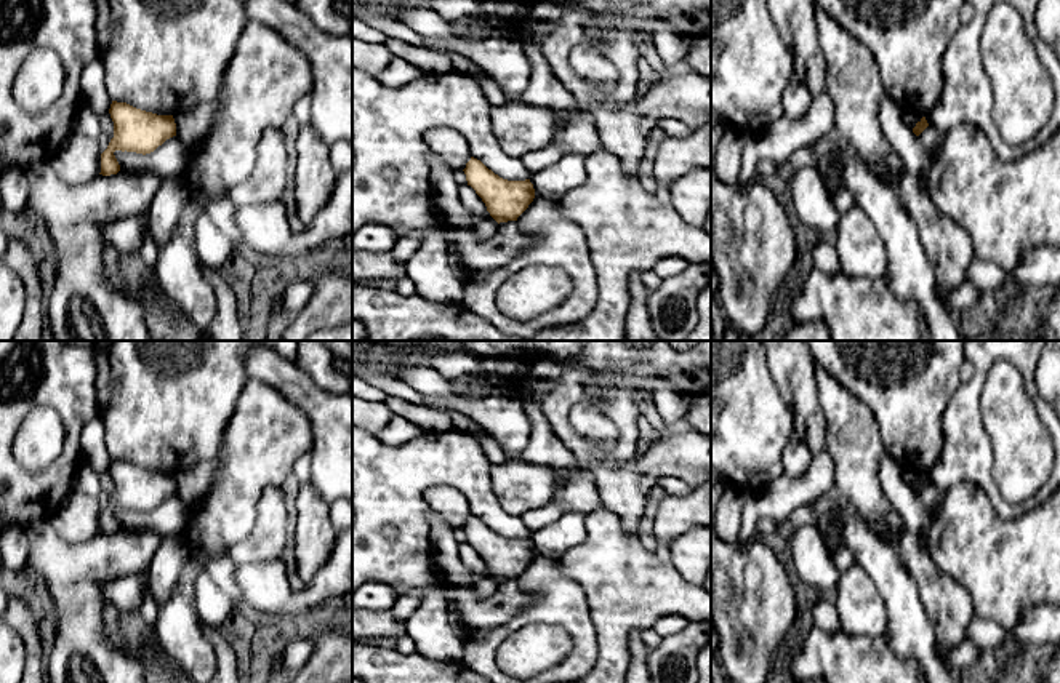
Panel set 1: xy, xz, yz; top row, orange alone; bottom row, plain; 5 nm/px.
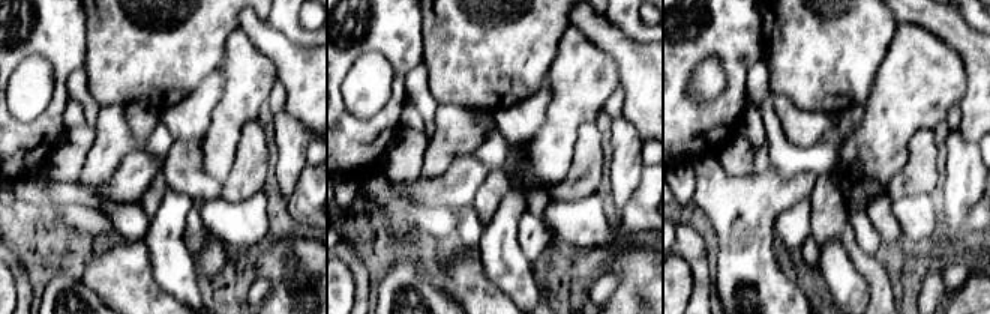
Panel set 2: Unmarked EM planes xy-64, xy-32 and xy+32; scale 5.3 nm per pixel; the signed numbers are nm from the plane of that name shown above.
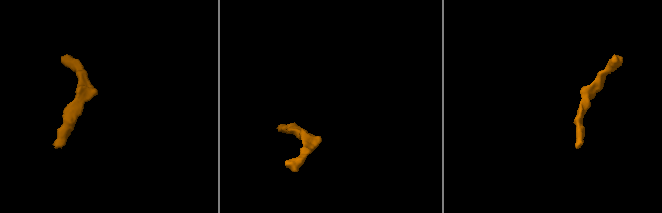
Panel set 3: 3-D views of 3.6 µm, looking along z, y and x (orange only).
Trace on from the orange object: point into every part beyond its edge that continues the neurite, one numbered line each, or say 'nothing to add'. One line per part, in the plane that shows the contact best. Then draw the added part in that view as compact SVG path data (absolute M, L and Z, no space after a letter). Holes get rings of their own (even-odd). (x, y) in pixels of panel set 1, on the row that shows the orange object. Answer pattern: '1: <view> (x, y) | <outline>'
nothing to add

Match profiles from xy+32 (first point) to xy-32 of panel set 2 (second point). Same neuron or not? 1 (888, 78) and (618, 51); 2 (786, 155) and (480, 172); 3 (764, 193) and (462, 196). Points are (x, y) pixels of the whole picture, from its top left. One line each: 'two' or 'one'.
1: two
2: two
3: one

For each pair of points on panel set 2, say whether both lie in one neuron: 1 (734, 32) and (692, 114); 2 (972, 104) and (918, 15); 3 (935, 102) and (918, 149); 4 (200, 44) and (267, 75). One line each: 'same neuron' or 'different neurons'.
1: same neuron
2: same neuron
3: different neurons
4: different neurons

